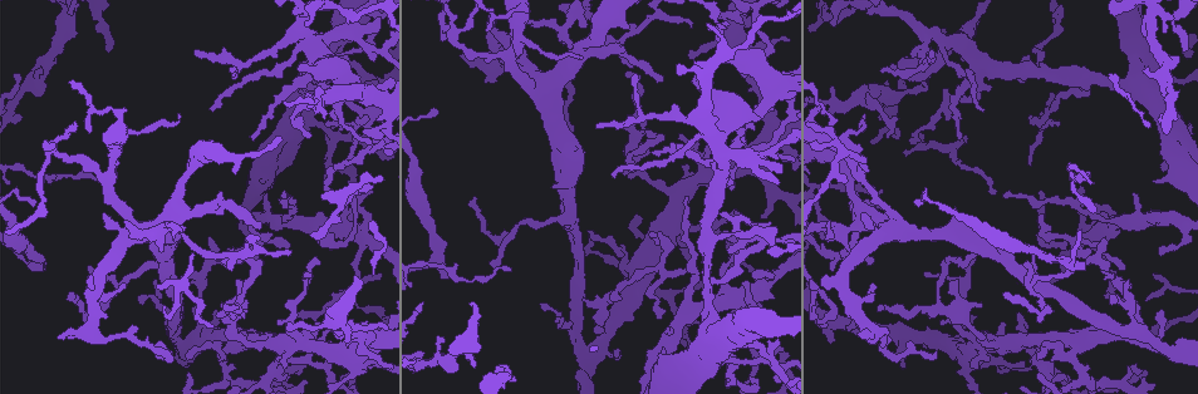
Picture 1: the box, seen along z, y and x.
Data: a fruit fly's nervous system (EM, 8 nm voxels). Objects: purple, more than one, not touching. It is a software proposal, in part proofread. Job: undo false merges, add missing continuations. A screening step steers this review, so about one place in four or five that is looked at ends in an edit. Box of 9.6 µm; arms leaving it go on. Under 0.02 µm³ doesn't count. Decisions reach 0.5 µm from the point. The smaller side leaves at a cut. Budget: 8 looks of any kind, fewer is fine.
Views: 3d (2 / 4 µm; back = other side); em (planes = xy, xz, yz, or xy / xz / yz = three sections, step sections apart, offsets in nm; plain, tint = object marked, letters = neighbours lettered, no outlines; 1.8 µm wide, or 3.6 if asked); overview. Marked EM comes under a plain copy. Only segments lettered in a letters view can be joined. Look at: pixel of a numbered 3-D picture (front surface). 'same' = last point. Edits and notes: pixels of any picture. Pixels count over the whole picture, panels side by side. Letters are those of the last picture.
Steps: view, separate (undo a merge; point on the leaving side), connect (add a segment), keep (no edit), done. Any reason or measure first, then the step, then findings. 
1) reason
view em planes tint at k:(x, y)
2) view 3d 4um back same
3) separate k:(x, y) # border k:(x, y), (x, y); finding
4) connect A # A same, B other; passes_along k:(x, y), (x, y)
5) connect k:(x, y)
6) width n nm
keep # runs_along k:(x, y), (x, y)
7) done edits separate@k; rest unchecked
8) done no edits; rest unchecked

thin end
view em planes letters at 1:(489, 261)

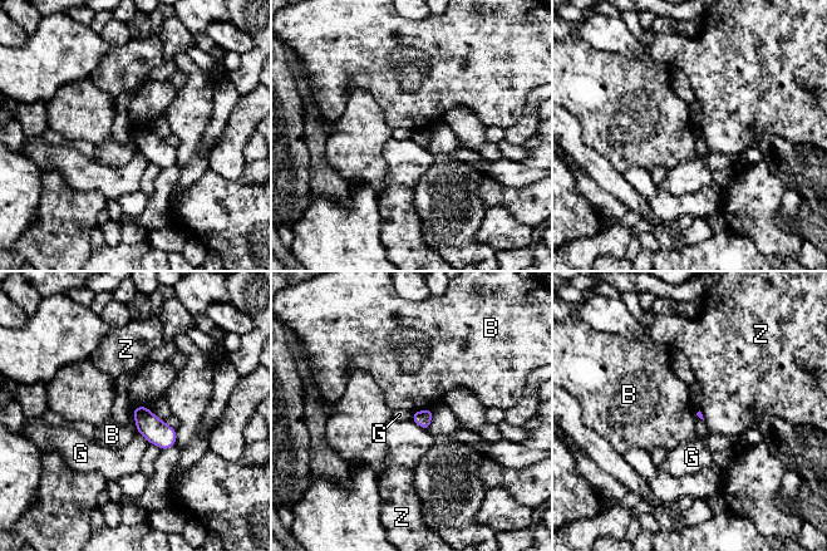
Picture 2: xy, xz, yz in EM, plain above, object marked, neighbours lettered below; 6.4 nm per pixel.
keep # B other, G other, Z other; border 2:(137, 431), (149, 443); no lettered segment goes on from it

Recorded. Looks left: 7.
thin end
view 3d 2um at 1:(191, 357)

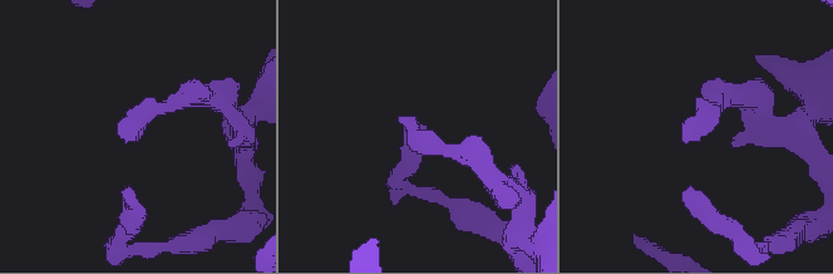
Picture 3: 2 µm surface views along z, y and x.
view em 3.6um planes letters at 3:(133, 138)

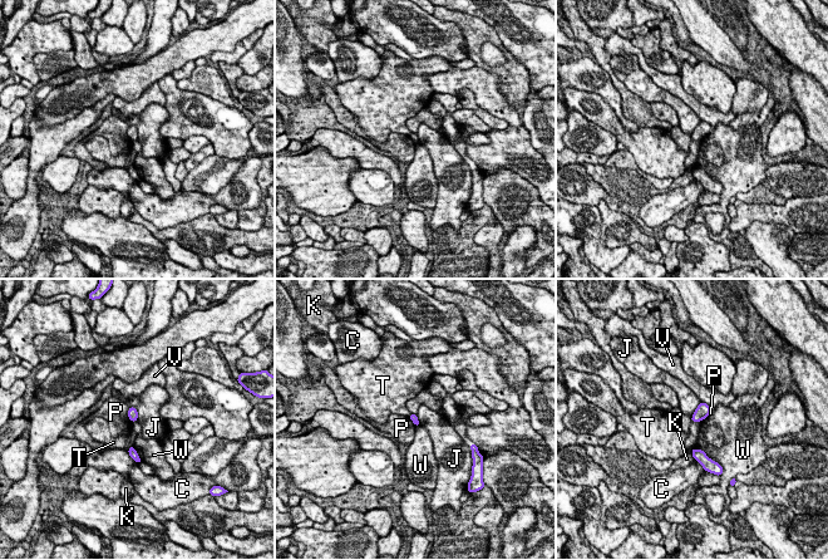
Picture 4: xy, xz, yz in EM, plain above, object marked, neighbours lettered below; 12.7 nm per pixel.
longest_contact W 300 nm
keep # C other, J other, K other, P other, T other, V other, W other; border 4:(129, 406), (136, 409), (137, 421); none of them fits

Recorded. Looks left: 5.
sudden change in width
view 3d 2um at 1:(18, 246)

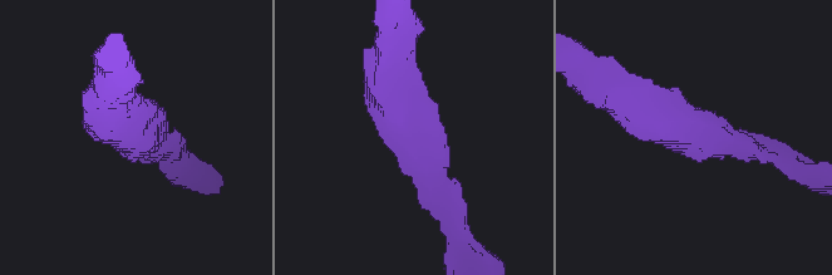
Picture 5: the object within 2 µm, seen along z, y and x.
view em planes letters at 5:(140, 137)

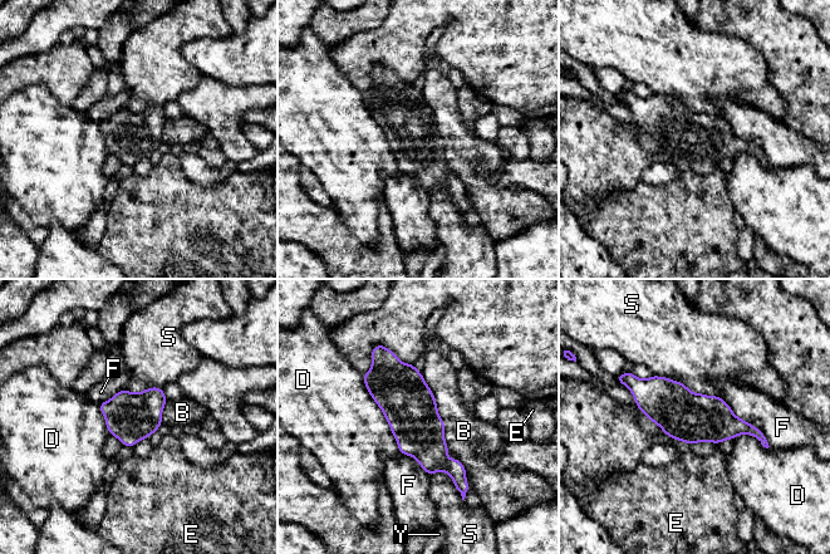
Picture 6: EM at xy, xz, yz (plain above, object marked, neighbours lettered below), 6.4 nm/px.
keep # B other, D other, E other, F other, S other, Y other; border 6:(421, 373), (435, 397), (450, 452); all the same neuron

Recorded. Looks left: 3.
done no edits; rest unchecked

